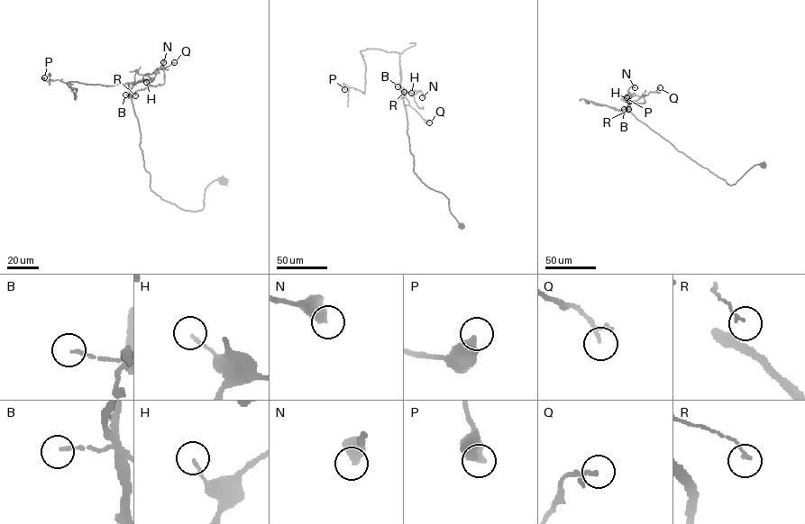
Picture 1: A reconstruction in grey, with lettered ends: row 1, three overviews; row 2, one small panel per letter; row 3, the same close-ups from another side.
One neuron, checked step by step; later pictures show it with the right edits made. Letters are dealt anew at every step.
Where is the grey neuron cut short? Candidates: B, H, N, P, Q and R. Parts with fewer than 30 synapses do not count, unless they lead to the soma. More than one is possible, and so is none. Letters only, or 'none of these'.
none of these

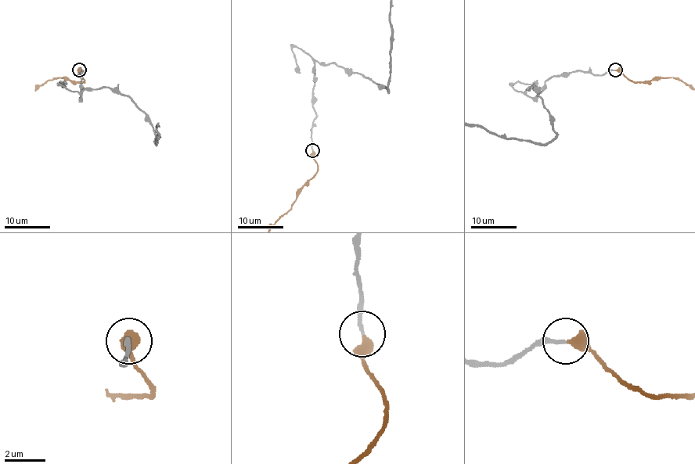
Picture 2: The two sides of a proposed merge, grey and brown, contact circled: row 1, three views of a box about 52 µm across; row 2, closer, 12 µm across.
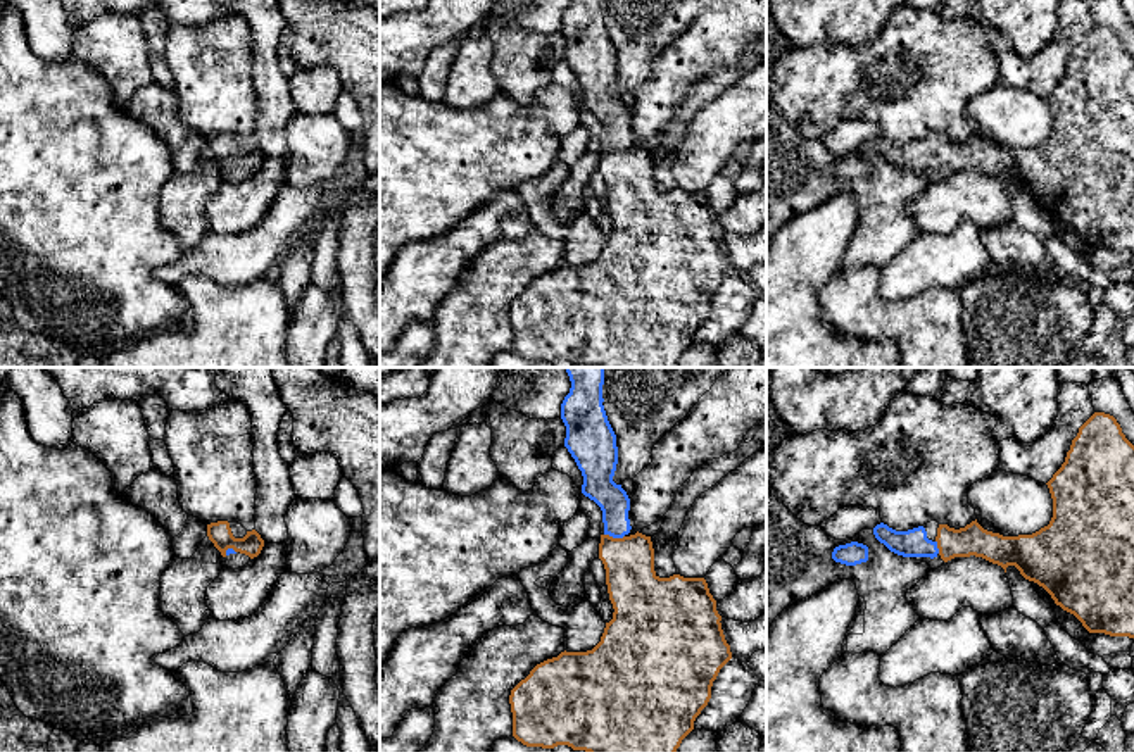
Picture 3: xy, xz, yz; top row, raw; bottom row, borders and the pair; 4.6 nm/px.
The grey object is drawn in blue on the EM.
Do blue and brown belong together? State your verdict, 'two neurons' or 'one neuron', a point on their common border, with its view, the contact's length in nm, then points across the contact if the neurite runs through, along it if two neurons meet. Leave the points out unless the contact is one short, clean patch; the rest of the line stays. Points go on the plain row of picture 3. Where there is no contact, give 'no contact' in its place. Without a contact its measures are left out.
one neuron; contact xz (615, 150); length 100 nm; way xz (599, 100), (615, 118), (615, 150), (632, 197)

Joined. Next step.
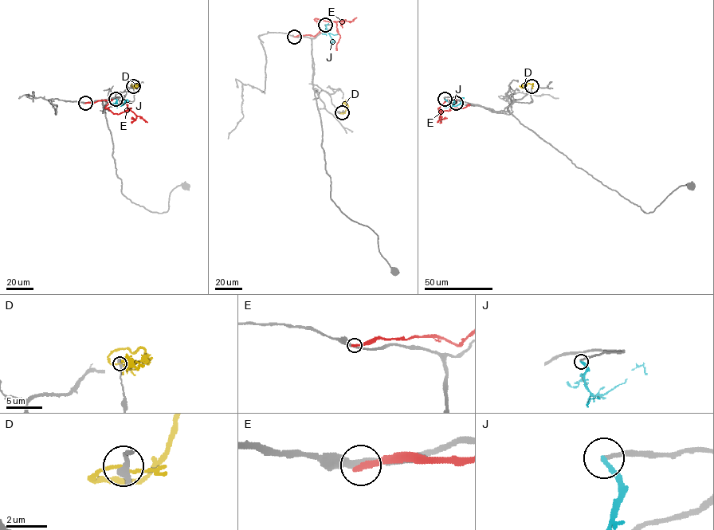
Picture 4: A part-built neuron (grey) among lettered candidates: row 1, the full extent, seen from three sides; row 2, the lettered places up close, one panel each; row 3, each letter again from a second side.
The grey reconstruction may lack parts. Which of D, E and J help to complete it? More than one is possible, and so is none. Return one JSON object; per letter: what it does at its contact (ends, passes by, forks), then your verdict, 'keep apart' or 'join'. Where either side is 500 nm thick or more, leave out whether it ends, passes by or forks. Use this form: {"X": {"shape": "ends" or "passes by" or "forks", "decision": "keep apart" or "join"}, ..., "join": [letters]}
{"D": {"shape": "passes by", "decision": "keep apart"}, "E": {"shape": "ends", "decision": "keep apart"}, "J": {"shape": "ends", "decision": "keep apart"}, "join": []}

